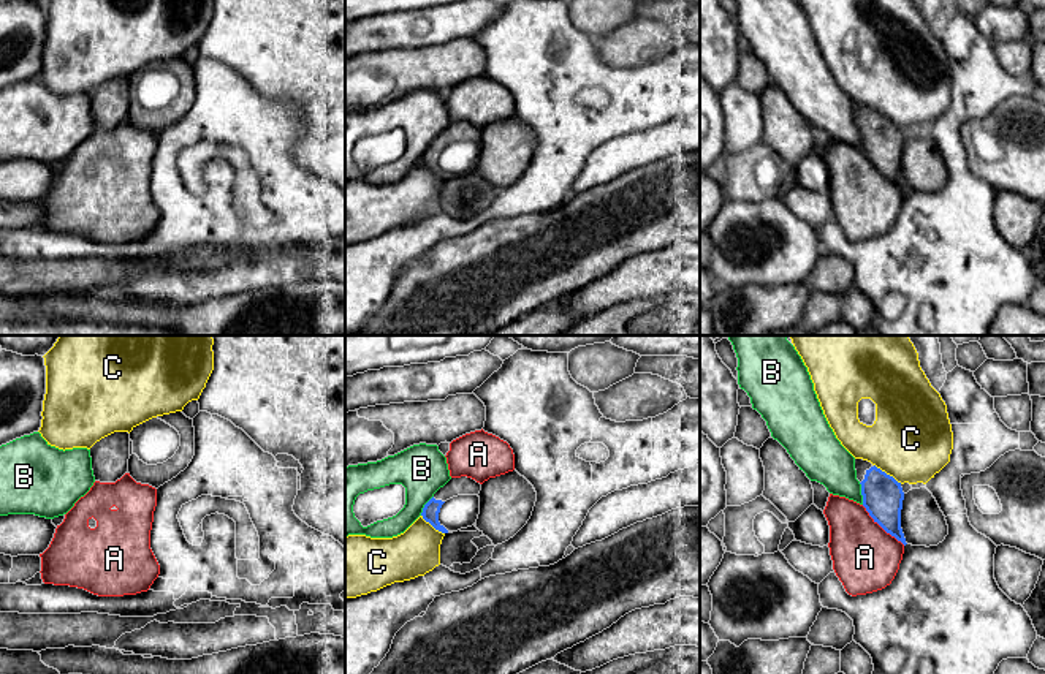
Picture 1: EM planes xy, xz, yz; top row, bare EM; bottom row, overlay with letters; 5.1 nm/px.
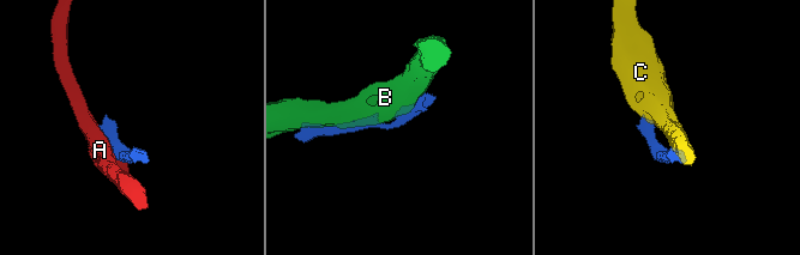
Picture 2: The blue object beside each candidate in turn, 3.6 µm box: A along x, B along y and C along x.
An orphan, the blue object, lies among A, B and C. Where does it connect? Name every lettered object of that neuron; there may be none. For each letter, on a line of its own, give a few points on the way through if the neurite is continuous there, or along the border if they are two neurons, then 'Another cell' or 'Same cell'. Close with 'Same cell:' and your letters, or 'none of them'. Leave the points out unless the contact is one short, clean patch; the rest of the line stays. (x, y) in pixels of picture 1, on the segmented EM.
A: Another cell
B: Another cell
C: Another cell
Same cell: none of them

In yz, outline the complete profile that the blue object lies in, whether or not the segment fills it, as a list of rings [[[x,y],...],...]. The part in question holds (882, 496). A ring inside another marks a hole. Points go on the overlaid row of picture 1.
[[[855,459],[857,479],[861,484],[863,506],[887,533],[904,546],[901,509],[904,492],[901,483],[868,460]]]

